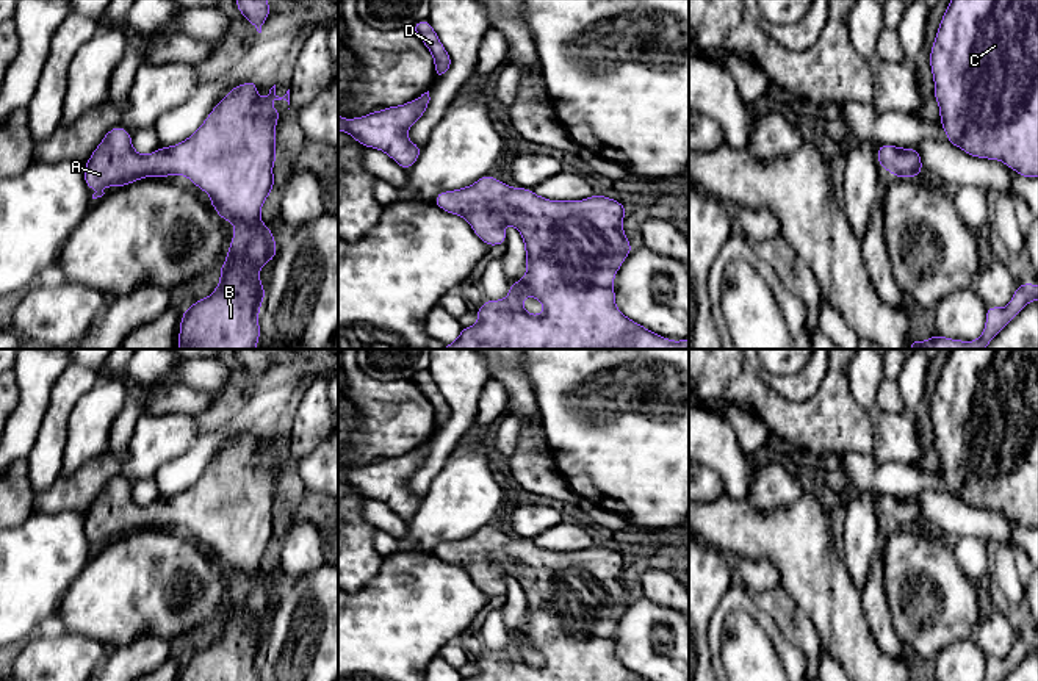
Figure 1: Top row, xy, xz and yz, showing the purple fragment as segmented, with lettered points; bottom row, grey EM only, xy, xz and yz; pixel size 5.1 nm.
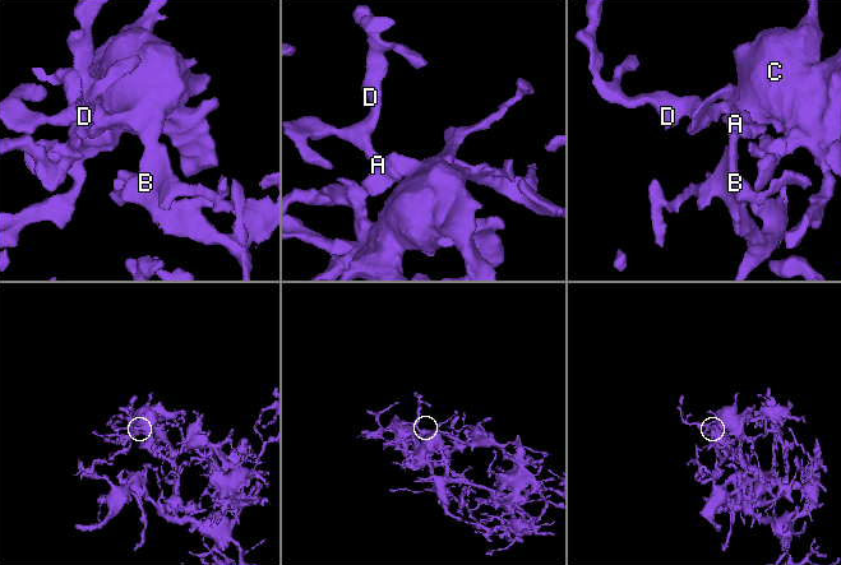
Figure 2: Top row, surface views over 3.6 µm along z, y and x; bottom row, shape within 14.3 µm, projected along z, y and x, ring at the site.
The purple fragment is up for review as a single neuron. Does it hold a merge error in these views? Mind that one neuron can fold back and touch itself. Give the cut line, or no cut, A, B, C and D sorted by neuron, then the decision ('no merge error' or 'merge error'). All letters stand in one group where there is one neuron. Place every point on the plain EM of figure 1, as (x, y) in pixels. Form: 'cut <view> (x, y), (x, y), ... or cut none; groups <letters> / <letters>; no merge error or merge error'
cut none; groups A B C D; no merge error

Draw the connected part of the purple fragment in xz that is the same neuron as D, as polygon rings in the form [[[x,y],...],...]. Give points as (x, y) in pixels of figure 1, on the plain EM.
[[[420,371],[412,377],[412,380],[418,385],[418,388],[432,404],[437,431],[442,429],[451,418],[452,412],[448,402],[445,401],[442,391],[438,390],[437,384],[434,382],[431,373]]]

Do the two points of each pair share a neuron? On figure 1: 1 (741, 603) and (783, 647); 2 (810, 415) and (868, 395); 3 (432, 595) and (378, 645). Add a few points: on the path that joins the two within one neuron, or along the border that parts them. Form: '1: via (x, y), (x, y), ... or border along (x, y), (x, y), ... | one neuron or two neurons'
1: via (753, 611), (775, 634) | one neuron
2: border along (847, 365), (849, 390), (866, 412), (871, 432) | two neurons
3: via (421, 609), (396, 634), (392, 634) | one neuron

